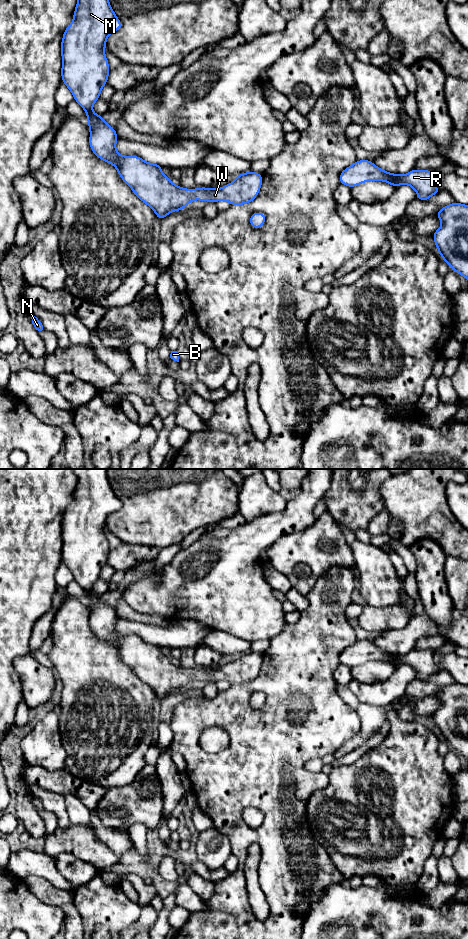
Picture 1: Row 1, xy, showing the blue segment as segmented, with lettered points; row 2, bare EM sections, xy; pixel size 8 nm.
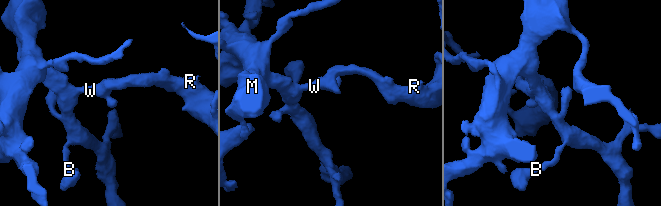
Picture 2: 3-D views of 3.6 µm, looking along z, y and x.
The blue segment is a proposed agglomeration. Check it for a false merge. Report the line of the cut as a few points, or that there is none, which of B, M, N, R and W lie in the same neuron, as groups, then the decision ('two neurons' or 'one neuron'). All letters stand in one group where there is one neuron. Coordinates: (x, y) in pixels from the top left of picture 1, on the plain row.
no cut | B M N R W | one neuron

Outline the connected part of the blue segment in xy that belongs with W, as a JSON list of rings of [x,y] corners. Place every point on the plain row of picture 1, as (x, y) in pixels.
[[[72,469],[78,478],[72,503],[65,509],[61,522],[62,562],[73,574],[74,580],[87,593],[90,609],[89,624],[92,632],[103,641],[114,645],[121,659],[133,670],[134,674],[150,686],[158,699],[163,700],[170,692],[185,689],[193,680],[218,682],[221,680],[231,685],[244,685],[252,682],[262,665],[262,653],[246,652],[237,655],[235,660],[219,669],[199,667],[184,669],[176,666],[165,656],[159,644],[144,641],[140,636],[122,636],[116,631],[117,613],[104,599],[92,591],[93,584],[100,578],[100,573],[108,561],[109,543],[105,536],[107,517],[121,509],[122,503],[115,495],[108,477],[107,469]]]

